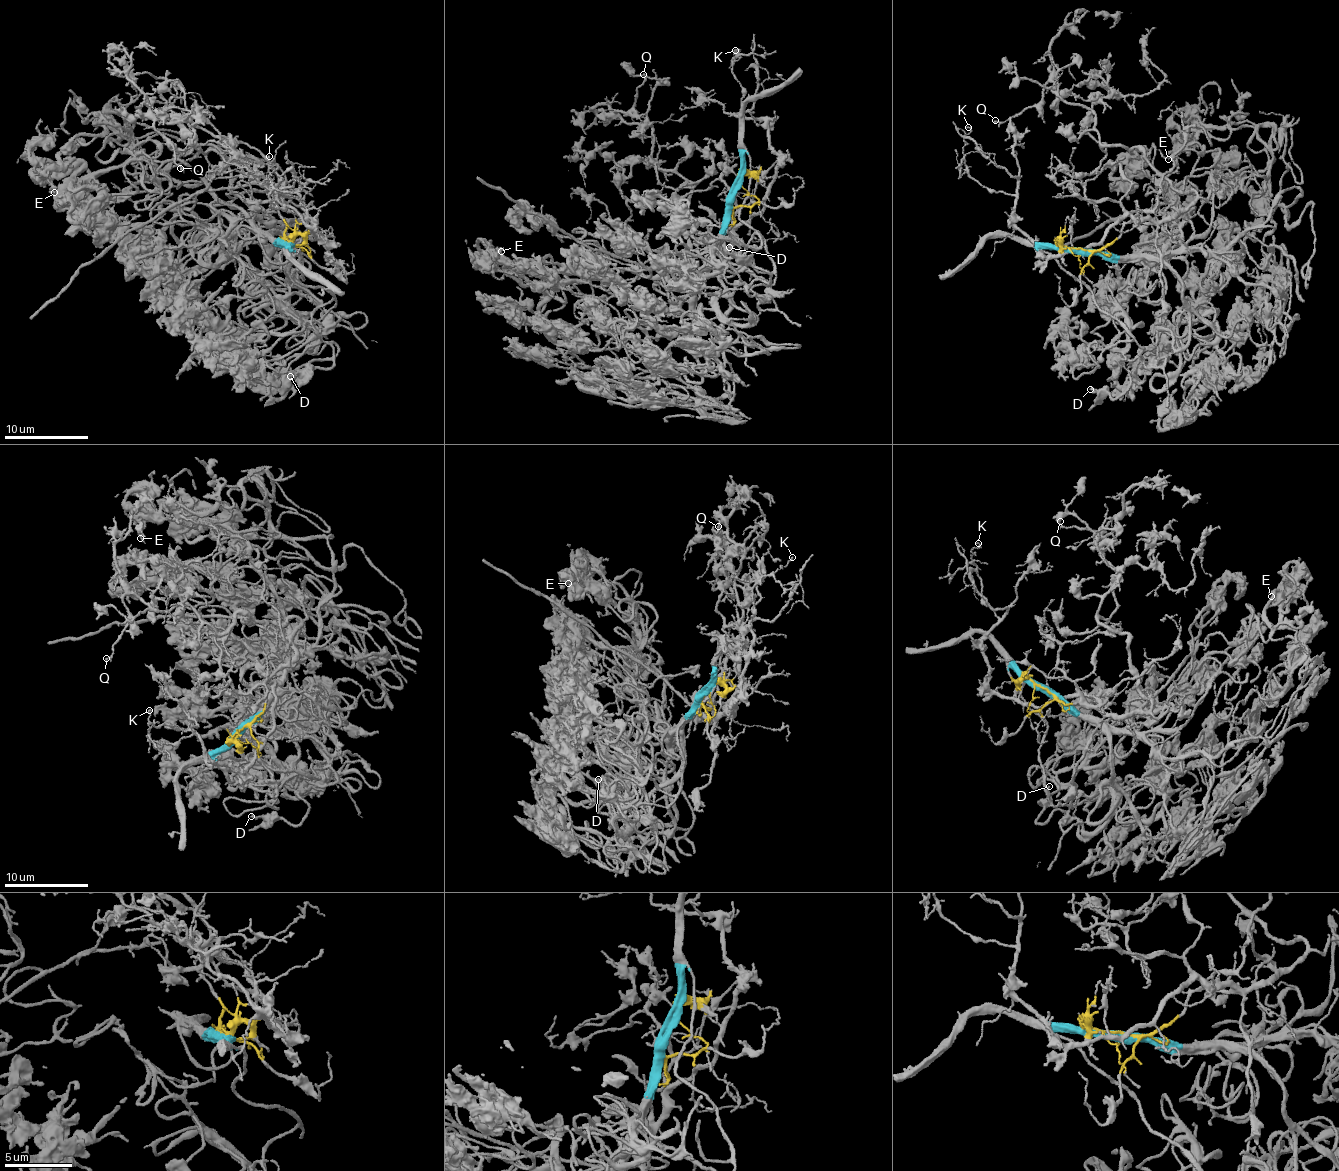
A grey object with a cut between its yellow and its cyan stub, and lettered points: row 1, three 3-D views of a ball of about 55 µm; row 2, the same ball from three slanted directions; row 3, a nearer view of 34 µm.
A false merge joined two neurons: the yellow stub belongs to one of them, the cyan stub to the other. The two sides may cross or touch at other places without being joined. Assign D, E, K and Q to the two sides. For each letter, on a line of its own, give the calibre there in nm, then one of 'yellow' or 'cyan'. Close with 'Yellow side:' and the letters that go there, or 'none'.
D: 200 nm | cyan
E: 160 nm | cyan
K: 140 nm | yellow
Q: 180 nm | yellow
Yellow side: K, Q

